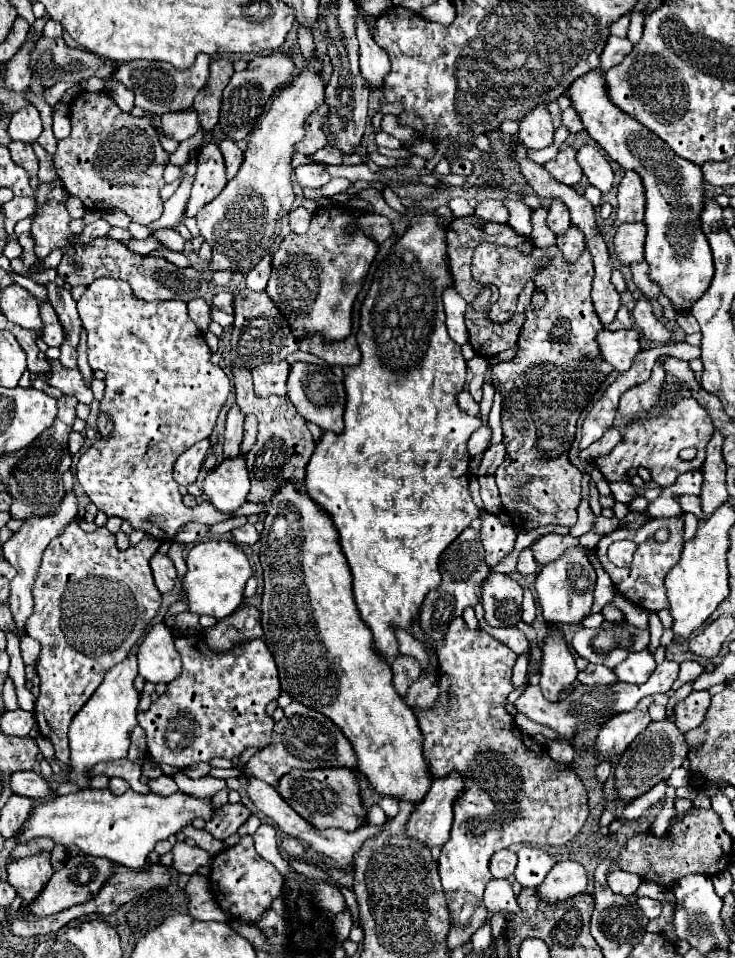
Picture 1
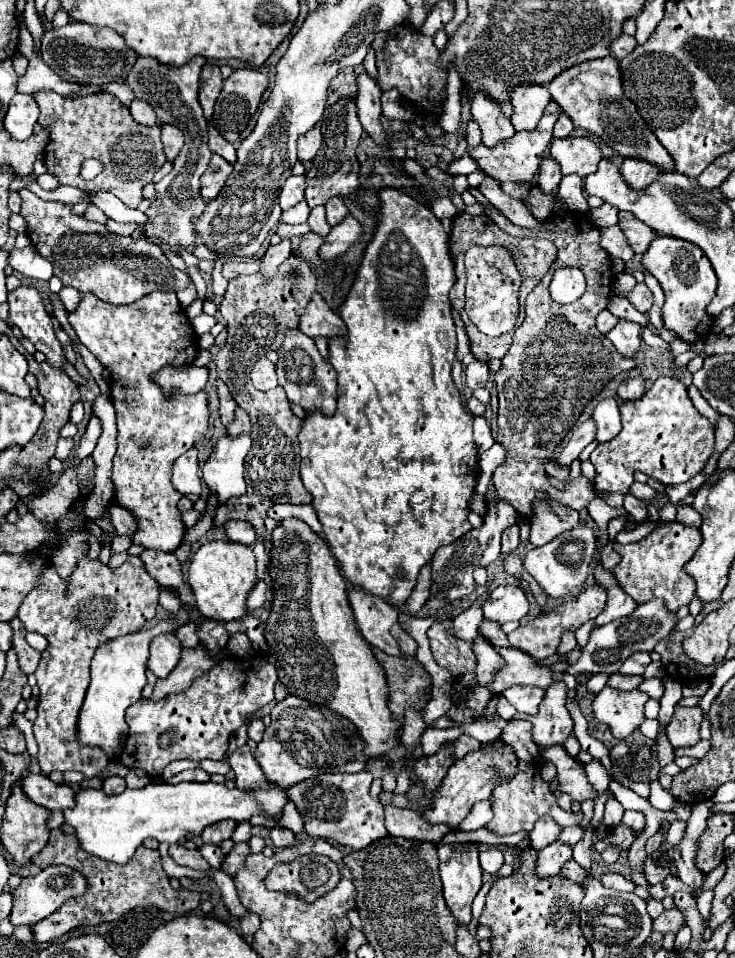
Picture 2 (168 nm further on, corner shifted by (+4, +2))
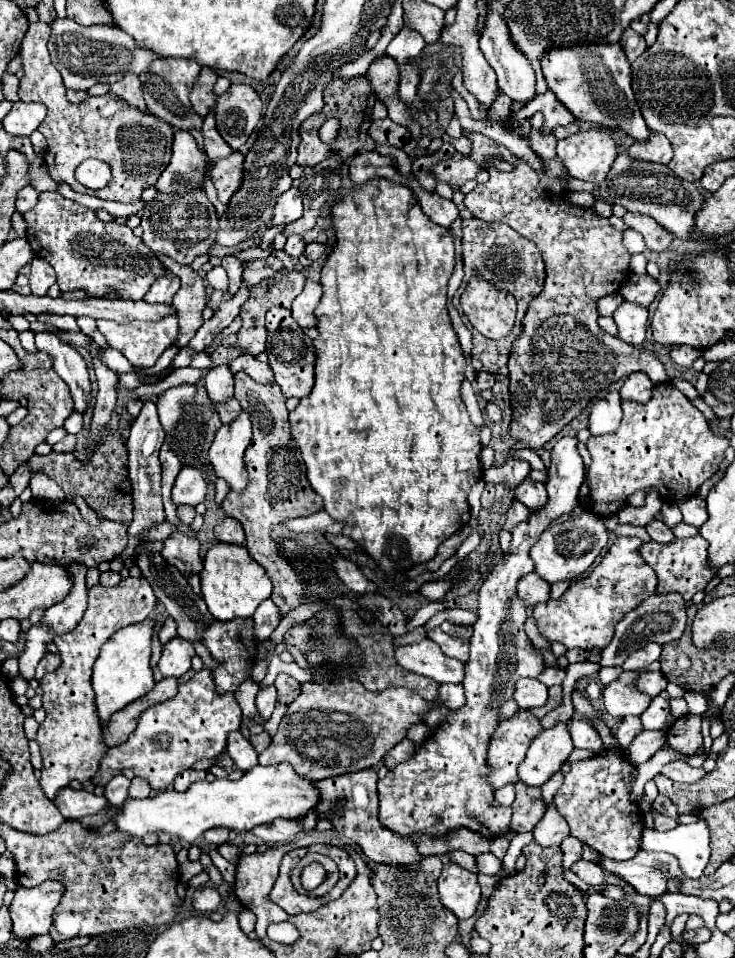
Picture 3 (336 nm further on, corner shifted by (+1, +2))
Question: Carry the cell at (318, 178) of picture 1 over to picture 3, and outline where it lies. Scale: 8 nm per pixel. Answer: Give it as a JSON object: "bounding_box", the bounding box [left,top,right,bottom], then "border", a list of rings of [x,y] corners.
{"bounding_box":[272,188,302,226],"border":[[[290,188],[276,202],[274,216],[272,216],[272,226],[290,224],[290,222],[298,220],[300,216],[302,216],[302,198],[300,198],[300,192],[298,192],[298,188]]]}

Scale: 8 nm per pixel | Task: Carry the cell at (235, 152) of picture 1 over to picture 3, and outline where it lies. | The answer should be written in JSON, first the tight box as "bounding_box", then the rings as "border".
{"bounding_box":[202,112,234,162],"border":[[[212,112],[204,118],[202,134],[204,134],[206,154],[208,154],[208,158],[210,158],[212,162],[214,162],[214,160],[222,160],[222,158],[226,158],[226,156],[230,156],[230,154],[234,152],[234,150],[226,144],[226,140],[218,134],[216,122],[214,122],[214,114],[212,114]]]}

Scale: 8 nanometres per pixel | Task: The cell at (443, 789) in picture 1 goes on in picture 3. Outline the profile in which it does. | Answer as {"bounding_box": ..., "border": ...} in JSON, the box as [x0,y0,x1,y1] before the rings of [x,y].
{"bounding_box":[486,712,542,788],"border":[[[526,712],[500,722],[488,746],[486,764],[490,766],[490,772],[486,774],[486,782],[494,788],[516,784],[518,764],[524,760],[532,738],[540,732],[542,726],[538,718]]]}

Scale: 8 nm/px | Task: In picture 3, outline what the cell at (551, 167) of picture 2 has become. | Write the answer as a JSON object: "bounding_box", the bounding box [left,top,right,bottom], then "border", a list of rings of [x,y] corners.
{"bounding_box":[530,128,556,162],"border":[[[532,128],[532,132],[530,132],[530,146],[532,146],[534,152],[538,152],[538,156],[542,156],[544,162],[550,162],[550,160],[556,158],[556,152],[554,152],[556,138],[554,138],[554,134],[540,136],[536,132],[536,128]]]}

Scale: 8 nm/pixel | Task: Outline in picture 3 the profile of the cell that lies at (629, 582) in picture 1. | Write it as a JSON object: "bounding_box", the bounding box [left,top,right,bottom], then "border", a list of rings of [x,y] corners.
{"bounding_box":[640,534,716,602],"border":[[[698,534],[698,536],[692,536],[692,538],[676,538],[674,542],[670,544],[658,544],[654,540],[650,542],[644,542],[640,546],[640,556],[646,560],[646,564],[650,564],[658,576],[658,588],[656,592],[658,594],[668,594],[668,592],[678,592],[682,594],[682,598],[686,602],[690,602],[690,598],[704,590],[708,586],[708,582],[716,576],[716,572],[708,566],[708,554],[706,554],[706,540]]]}

